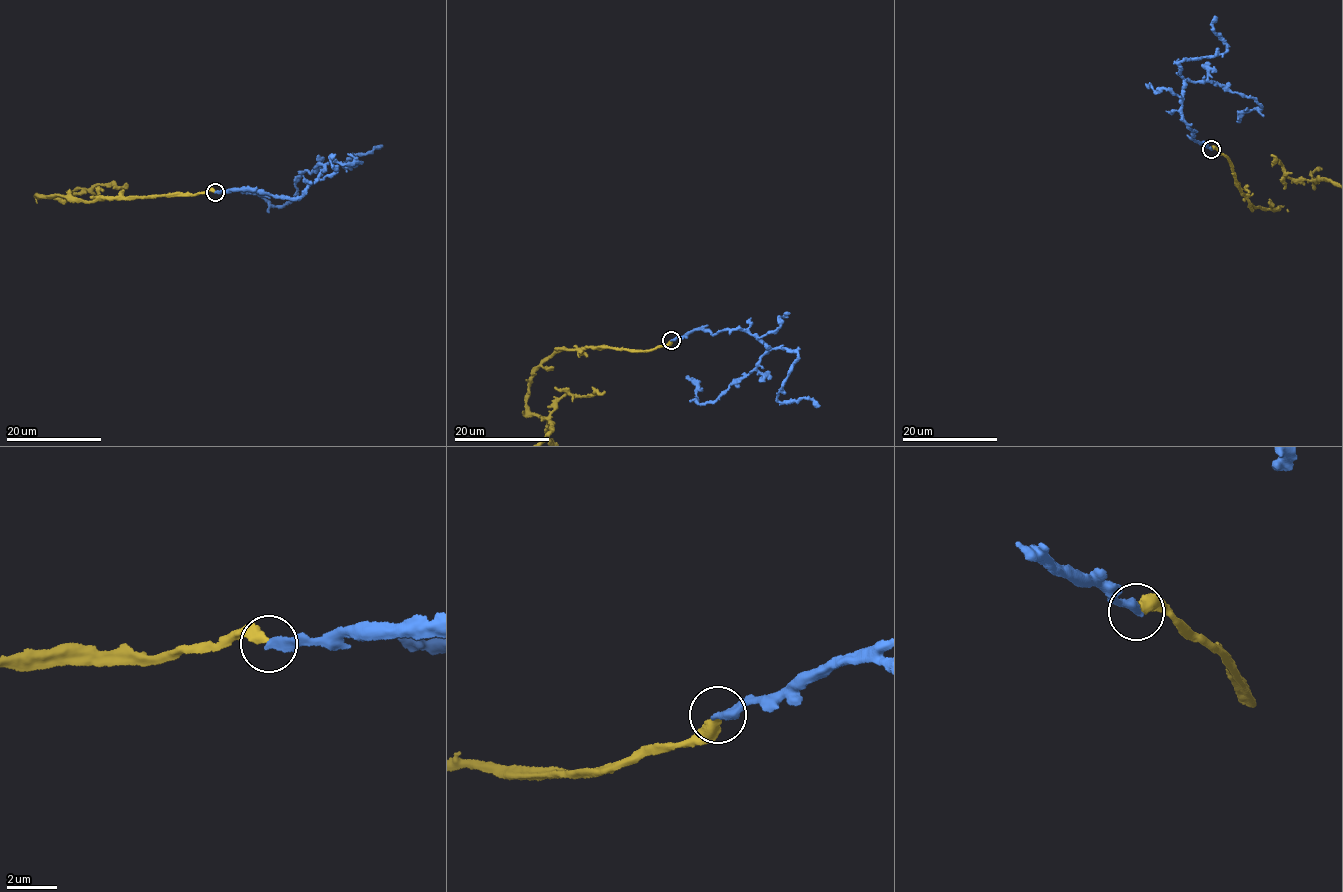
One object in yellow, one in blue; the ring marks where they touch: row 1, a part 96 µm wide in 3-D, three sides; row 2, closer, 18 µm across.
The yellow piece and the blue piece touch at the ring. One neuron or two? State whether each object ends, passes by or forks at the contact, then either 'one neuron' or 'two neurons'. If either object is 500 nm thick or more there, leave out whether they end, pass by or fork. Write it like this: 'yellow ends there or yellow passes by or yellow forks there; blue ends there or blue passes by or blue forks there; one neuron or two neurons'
yellow ends there; blue ends there; two neurons

